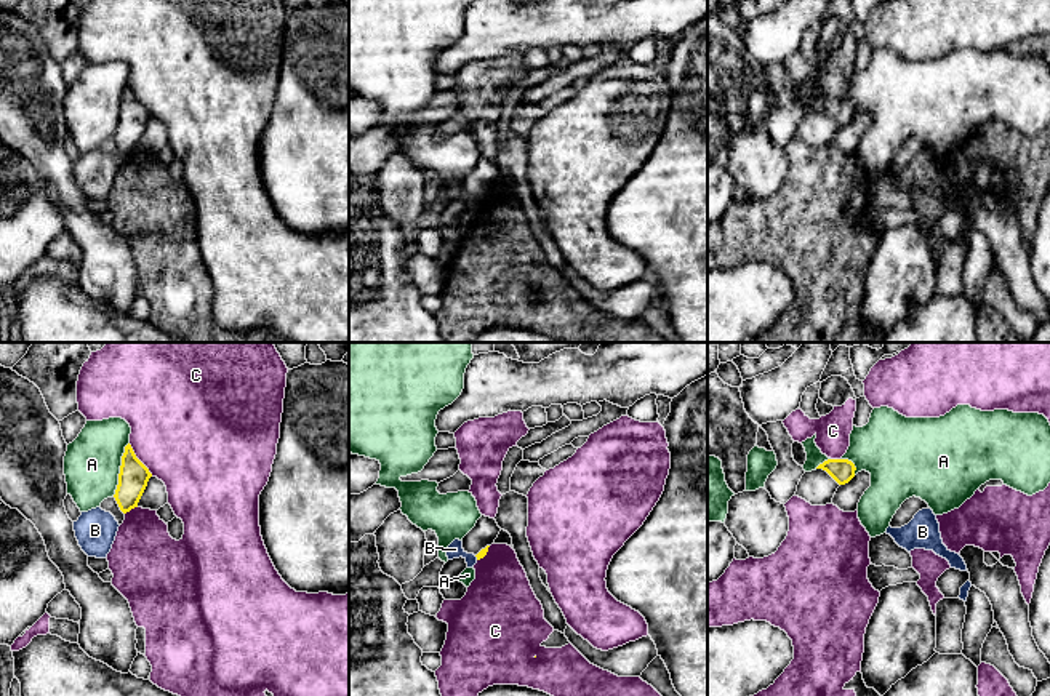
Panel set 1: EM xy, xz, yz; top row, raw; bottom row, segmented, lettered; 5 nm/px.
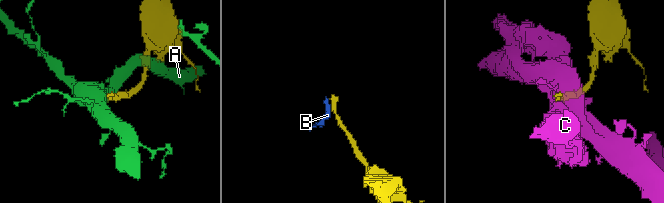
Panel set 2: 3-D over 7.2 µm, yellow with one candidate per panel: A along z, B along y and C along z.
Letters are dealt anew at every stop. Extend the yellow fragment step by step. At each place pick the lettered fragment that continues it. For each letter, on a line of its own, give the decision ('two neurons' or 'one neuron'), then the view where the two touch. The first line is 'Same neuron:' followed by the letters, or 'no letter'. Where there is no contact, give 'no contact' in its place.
Same neuron: no letter
A: two neurons; contact in xy
B: two neurons; contact in xz
C: two neurons; contact in xy

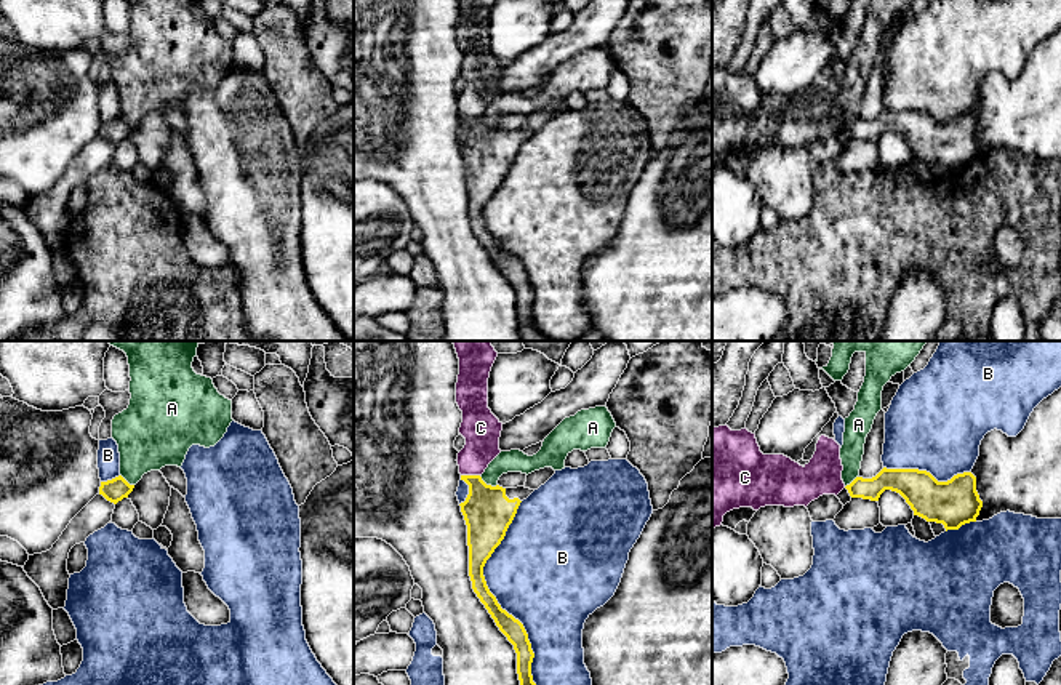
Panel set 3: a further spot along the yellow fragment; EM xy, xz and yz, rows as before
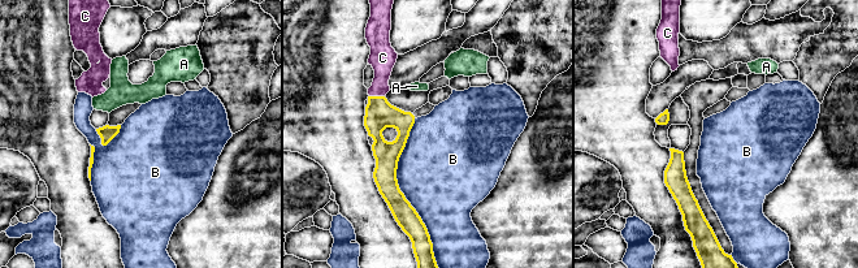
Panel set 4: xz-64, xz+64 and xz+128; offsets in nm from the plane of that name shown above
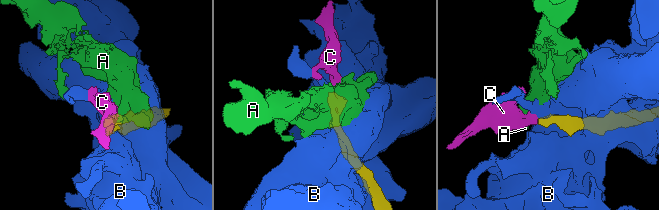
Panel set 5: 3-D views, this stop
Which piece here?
Same neuron: C
A: two neurons; contact in xz
B: two neurons; contact in xz
C: one neuron; contact in xz

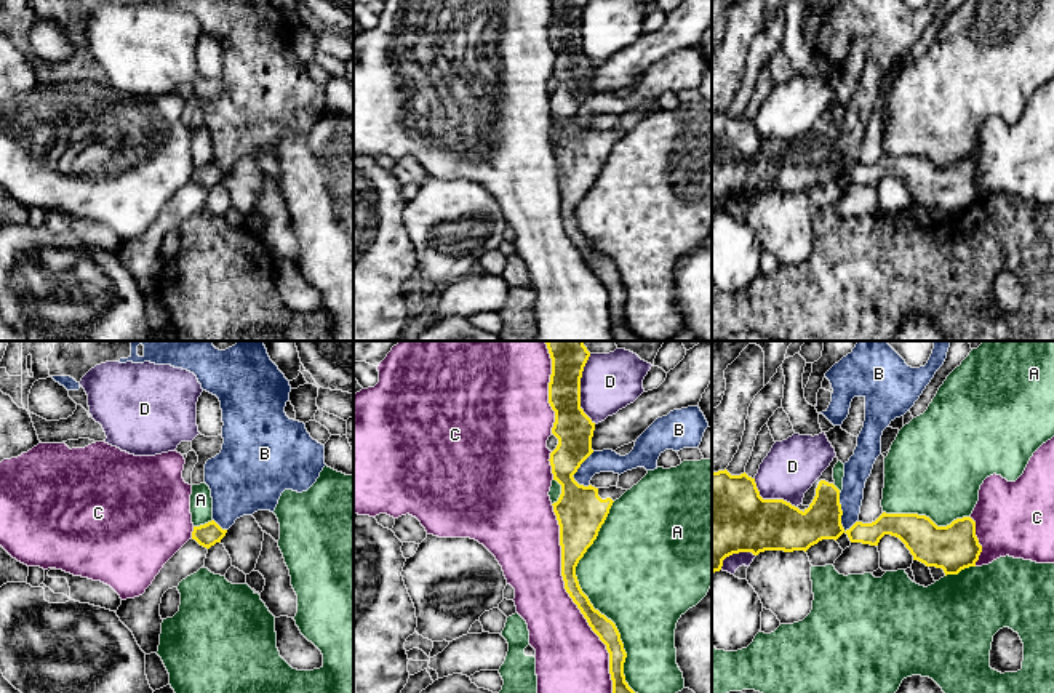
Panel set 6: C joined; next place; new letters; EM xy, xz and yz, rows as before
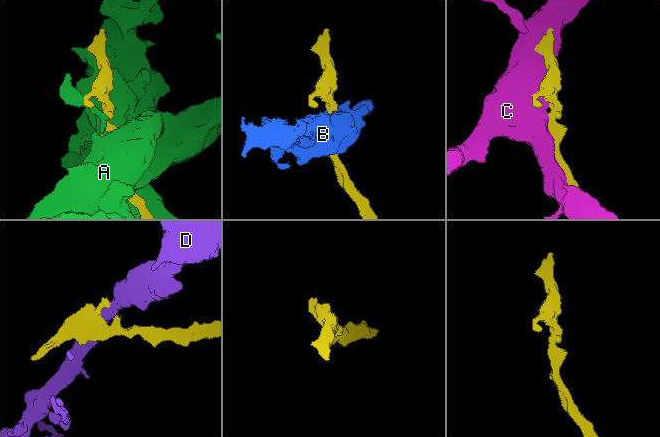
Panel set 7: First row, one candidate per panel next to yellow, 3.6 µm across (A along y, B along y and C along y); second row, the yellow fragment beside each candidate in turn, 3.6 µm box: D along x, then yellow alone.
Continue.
Same neuron: no letter
A: two neurons; contact in xz
B: two neurons; contact in yz
C: two neurons; contact in xz
D: two neurons; contact in xz

